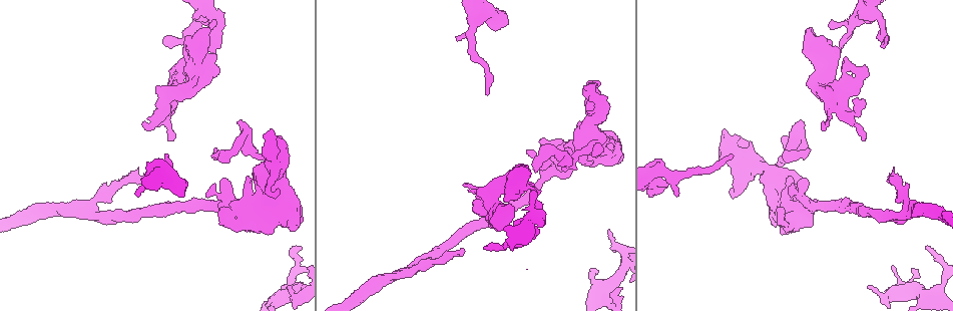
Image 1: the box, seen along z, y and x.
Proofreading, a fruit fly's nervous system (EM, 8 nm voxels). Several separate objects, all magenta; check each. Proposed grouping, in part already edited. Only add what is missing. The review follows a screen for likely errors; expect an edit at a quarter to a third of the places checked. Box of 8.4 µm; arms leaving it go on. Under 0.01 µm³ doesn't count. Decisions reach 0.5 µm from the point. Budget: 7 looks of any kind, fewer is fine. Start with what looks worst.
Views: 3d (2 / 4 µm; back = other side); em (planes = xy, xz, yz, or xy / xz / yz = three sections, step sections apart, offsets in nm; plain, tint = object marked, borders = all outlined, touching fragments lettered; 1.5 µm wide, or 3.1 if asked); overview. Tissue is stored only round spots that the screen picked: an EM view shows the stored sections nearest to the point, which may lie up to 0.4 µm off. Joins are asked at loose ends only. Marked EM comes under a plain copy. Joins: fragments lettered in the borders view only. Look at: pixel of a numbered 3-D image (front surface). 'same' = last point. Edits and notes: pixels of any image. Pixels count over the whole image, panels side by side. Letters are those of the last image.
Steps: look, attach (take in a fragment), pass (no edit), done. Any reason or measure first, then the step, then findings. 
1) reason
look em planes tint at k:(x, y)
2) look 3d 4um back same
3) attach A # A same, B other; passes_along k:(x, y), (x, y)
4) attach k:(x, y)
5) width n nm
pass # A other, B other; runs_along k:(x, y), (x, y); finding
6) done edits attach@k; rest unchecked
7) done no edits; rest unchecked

branch stops here
look em planes borders at 1:(731, 156)

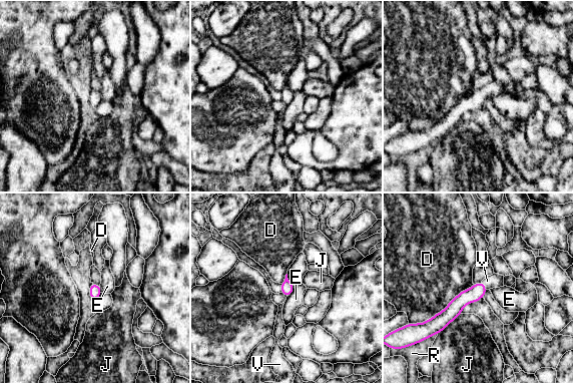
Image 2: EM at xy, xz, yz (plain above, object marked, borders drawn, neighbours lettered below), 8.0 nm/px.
attach V # D other, E other, J other, R other, V same; passes_along 2:(477, 292), (484, 286), (494, 281); the neuron continues

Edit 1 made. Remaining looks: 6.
thin end
look 3d 2um at 1:(214, 23)

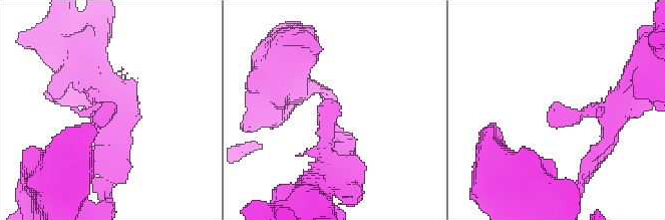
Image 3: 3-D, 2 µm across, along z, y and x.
now the EM
look em planes borders at 3:(330, 103)

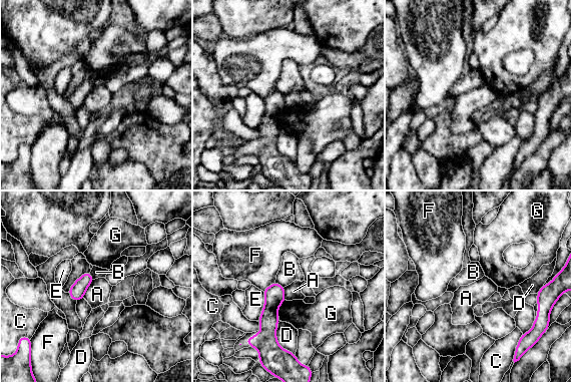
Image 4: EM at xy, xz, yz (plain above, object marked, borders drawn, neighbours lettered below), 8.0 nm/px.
pass # A other, B other, C other, D other, E other, F other, G other; runs_along 4:(276, 286), (269, 311), (270, 347); none of them fits

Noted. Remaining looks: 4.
tapers out
look em planes borders at 1:(463, 252)

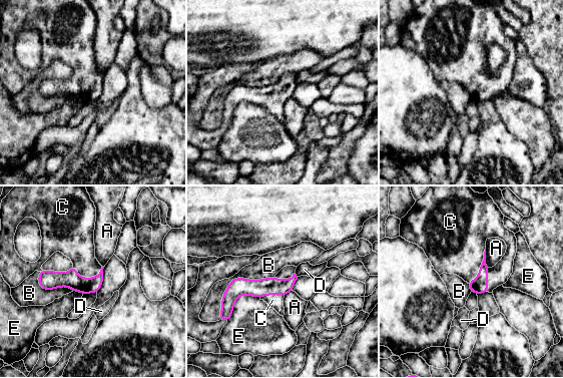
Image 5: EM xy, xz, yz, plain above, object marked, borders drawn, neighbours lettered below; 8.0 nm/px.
attach C # A other, B other, C same, D other, E other; it goes on there

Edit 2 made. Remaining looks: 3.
done edits attach@2, attach@5; rest unchecked

